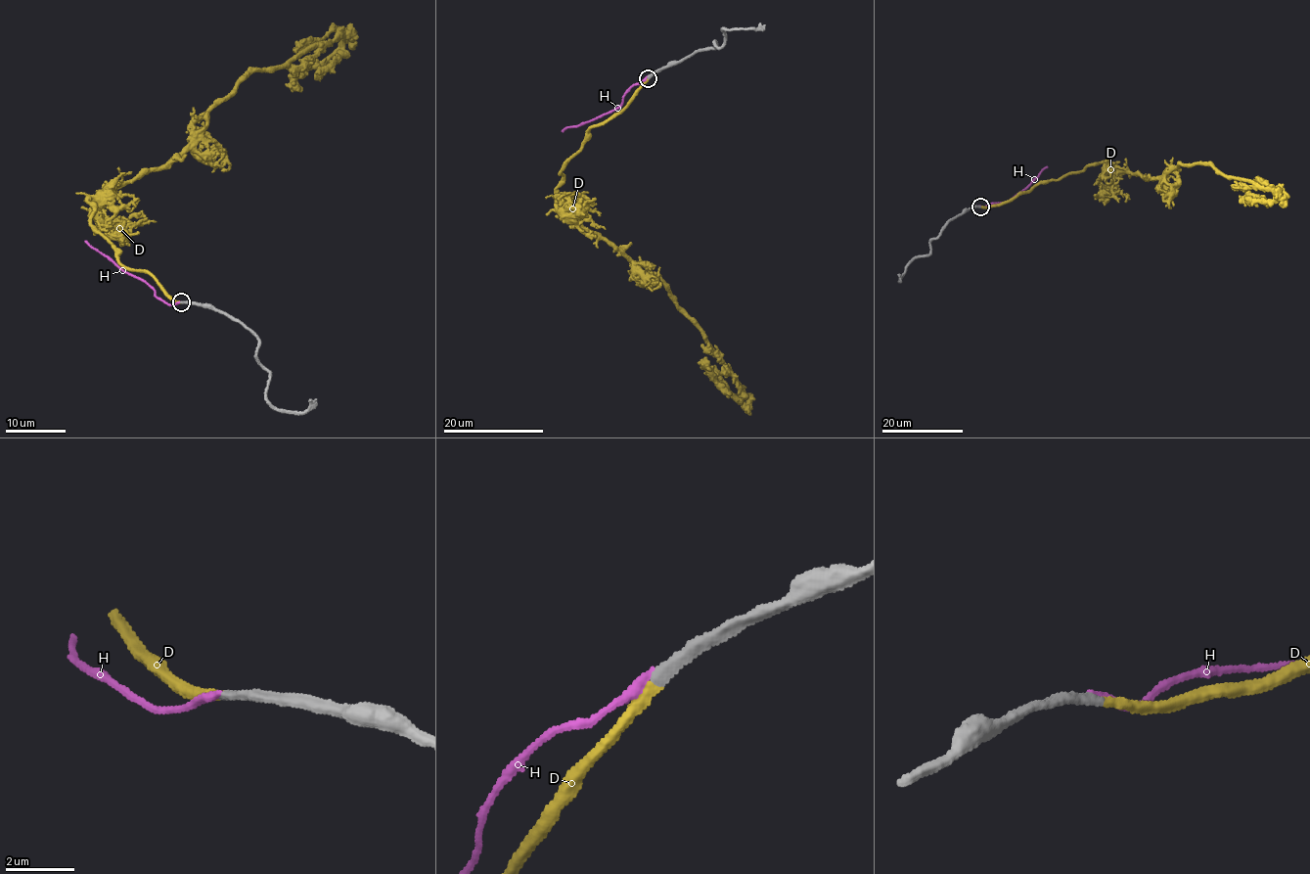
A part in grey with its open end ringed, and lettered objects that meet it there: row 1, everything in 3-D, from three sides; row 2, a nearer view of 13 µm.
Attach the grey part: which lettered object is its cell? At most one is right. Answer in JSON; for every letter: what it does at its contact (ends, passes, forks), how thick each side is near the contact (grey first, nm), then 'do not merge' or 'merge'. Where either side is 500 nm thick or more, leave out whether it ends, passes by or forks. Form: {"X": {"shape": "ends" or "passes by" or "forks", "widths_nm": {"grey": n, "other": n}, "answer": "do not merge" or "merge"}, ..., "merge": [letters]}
{"D": {"shape": "ends", "widths_nm": {"grey": 320, "other": 280}, "answer": "merge"}, "H": {"shape": "ends", "widths_nm": {"grey": 320, "other": 240}, "answer": "do not merge"}, "merge": ["D"]}

